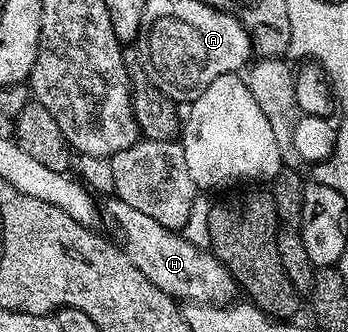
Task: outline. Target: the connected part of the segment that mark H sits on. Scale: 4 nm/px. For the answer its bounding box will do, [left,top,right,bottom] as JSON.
[104,196,240,307]

